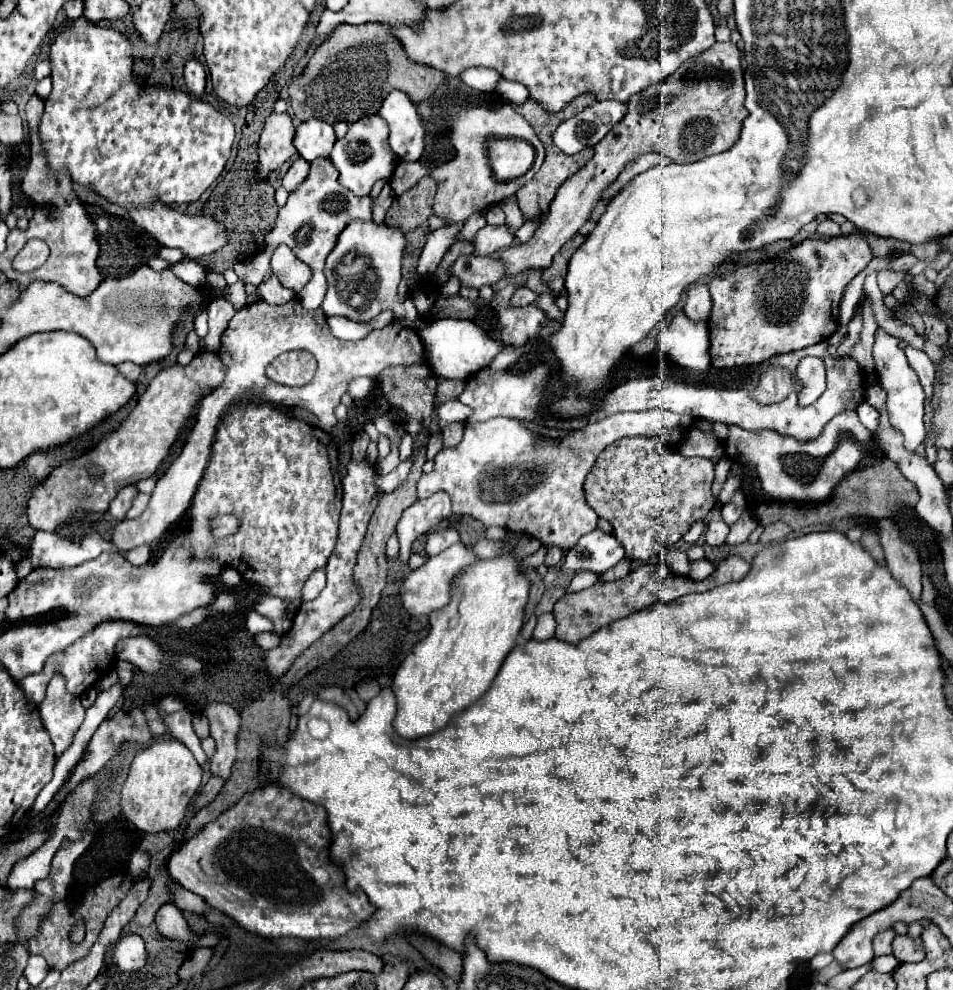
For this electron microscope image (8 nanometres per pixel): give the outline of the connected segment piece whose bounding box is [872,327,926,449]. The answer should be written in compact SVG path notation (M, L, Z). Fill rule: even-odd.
M878 327L872 355L880 383L888 391L888 405L886 407L888 407L888 413L890 413L890 423L894 425L894 429L902 431L906 449L916 449L924 441L924 435L926 435L926 429L924 429L924 423L922 423L924 391L922 391L920 381L918 381L918 375L914 373L914 369L906 361L904 349L900 349L898 343L900 343L900 337L894 337L886 329Z

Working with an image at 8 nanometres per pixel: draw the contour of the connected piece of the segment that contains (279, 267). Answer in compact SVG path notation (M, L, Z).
M280 245L274 251L272 271L280 279L280 283L294 293L298 293L310 281L310 269L306 269L306 265L302 265L302 261L298 261L286 245Z

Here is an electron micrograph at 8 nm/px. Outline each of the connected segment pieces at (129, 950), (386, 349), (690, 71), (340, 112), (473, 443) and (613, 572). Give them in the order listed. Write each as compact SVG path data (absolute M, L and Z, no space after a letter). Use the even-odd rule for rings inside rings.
M126 935L120 939L120 943L116 943L114 947L114 963L118 971L136 971L142 967L142 963L146 961L146 949L144 949L144 941L140 937L134 935Z
M294 297L284 305L268 305L266 301L256 301L240 309L232 321L228 323L228 331L222 339L220 357L226 365L226 377L224 383L214 389L214 393L206 395L200 403L196 423L186 439L186 445L182 447L180 455L172 461L168 471L158 479L150 503L144 513L140 513L134 519L122 519L112 529L110 543L116 545L120 553L128 553L140 545L152 545L160 541L170 527L186 515L190 509L192 497L196 493L196 487L208 467L208 459L212 453L212 443L216 437L216 429L224 417L224 413L234 403L248 403L250 401L250 385L274 385L266 377L266 365L274 361L274 357L292 351L292 349L304 349L312 353L318 361L316 375L310 383L298 387L298 405L306 407L310 413L318 417L318 427L326 433L332 431L336 425L334 407L340 403L342 393L348 389L348 383L354 377L376 377L382 369L390 365L428 365L422 339L414 331L414 327L406 327L400 321L390 321L384 329L370 333L362 341L342 341L336 339L326 323L326 315L322 307L310 311L304 309L302 303Z
M726 41L726 43L714 43L710 49L684 61L682 67L678 67L670 77L662 79L658 85L652 85L652 87L644 89L642 93L636 93L634 97L630 97L626 103L628 113L624 115L624 119L594 147L592 159L564 181L564 185L558 189L554 201L550 203L550 213L546 215L542 225L536 229L532 239L528 243L522 243L522 245L502 251L500 259L506 263L506 275L516 275L526 269L550 267L552 257L588 221L592 207L600 201L602 189L606 189L606 185L610 185L614 181L614 177L618 177L622 167L626 163L630 163L632 159L636 159L638 155L652 151L652 153L660 153L662 157L666 157L672 163L694 163L708 155L716 155L716 153L730 149L740 137L742 121L748 117L748 109L744 107L744 95L746 93L744 93L744 73L740 67L740 51L734 43Z
M366 23L366 25L340 25L330 41L326 41L322 47L316 49L316 53L310 57L306 69L292 79L288 87L292 111L300 121L308 121L310 117L318 117L326 123L336 123L336 121L346 121L354 123L366 115L378 113L384 97L392 89L402 89L414 103L420 103L428 99L436 87L446 81L446 75L438 69L432 69L428 65L418 65L408 59L402 43L390 33L390 29L382 23Z
M644 411L644 413L616 413L602 421L590 423L582 429L570 431L560 439L540 441L536 431L520 423L518 419L490 419L478 425L464 427L464 439L454 449L442 449L436 455L434 471L422 475L418 481L418 499L426 499L438 491L444 491L452 499L452 509L458 515L472 515L480 519L486 527L498 525L508 531L522 531L530 537L540 539L544 545L558 545L570 549L576 541L594 531L598 523L596 511L584 499L584 477L592 469L598 453L622 437L662 437L670 445L676 445L682 439L682 433L692 425L690 415L678 415L672 411Z
M624 557L622 561L618 561L614 567L610 567L608 571L604 571L600 577L598 577L598 581L616 581L616 579L622 579L628 571L630 571L630 565L632 565L632 561L628 559L628 557Z

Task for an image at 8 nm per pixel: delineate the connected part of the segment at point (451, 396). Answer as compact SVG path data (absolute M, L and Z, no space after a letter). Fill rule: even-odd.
M450 379L440 381L436 387L436 395L434 395L434 407L442 405L444 401L458 399L458 393L462 393L462 385L464 381L450 381Z

